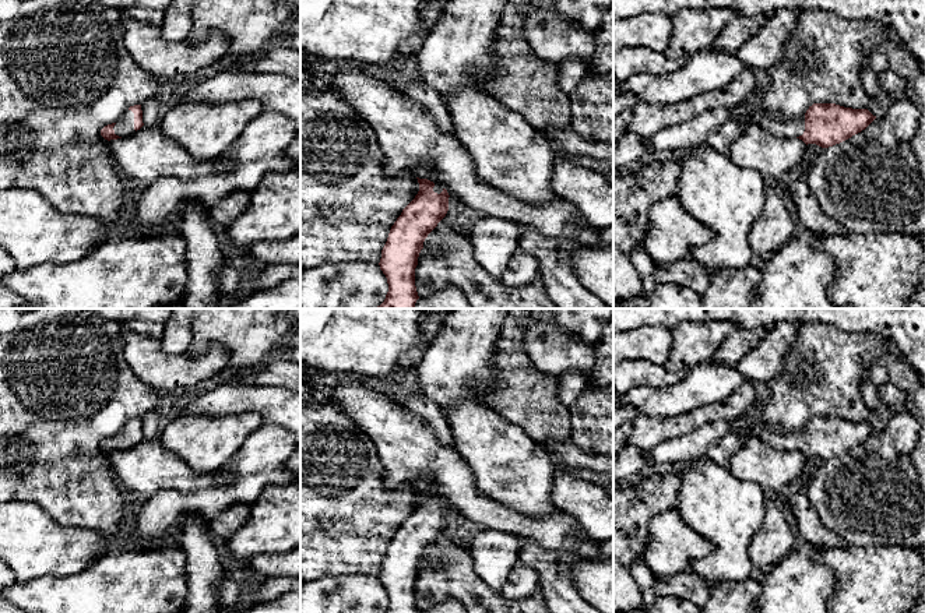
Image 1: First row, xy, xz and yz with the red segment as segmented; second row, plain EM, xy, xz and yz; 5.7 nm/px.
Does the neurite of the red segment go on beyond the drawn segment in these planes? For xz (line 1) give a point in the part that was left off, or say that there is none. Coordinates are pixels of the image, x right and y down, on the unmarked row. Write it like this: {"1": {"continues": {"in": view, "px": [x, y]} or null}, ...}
{"1": {"continues": {"in": "xz", "px": [438, 500]}}}

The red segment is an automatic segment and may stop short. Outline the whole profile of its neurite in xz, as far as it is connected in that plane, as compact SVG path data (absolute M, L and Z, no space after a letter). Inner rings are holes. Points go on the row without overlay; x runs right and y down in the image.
M418 492L419 504L390 542L381 563L380 582L387 591L384 613L418 613L415 581L428 547L449 524L449 505L428 492Z

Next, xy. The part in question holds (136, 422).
M134 418L130 419L116 436L105 438L101 443L101 448L108 454L124 451L140 443L143 438L141 418Z

